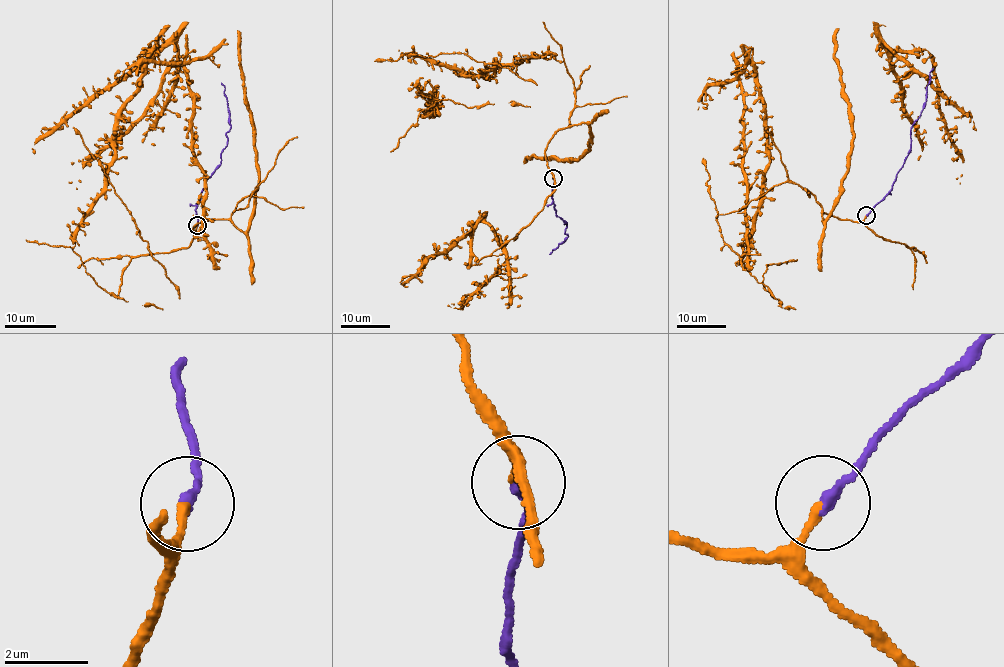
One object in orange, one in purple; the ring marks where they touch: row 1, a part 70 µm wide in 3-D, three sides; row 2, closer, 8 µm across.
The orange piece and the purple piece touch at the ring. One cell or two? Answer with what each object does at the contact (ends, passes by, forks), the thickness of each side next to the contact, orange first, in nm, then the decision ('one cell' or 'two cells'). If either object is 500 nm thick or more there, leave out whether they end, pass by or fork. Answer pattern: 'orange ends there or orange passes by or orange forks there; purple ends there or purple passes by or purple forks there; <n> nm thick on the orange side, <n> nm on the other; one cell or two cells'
orange ends there; purple ends there; 200 nm thick on the orange side, 280 nm on the other; one cell

